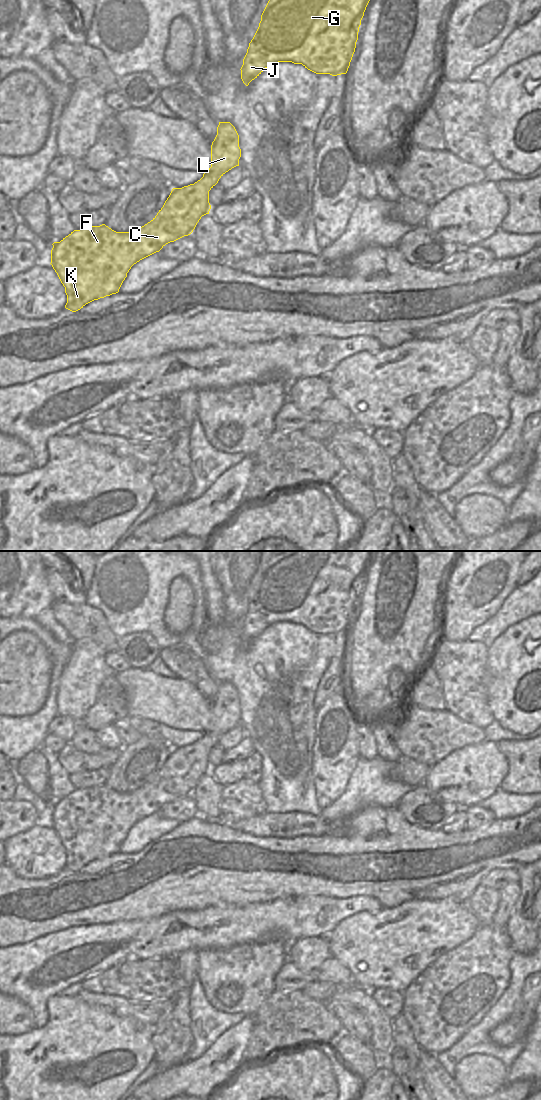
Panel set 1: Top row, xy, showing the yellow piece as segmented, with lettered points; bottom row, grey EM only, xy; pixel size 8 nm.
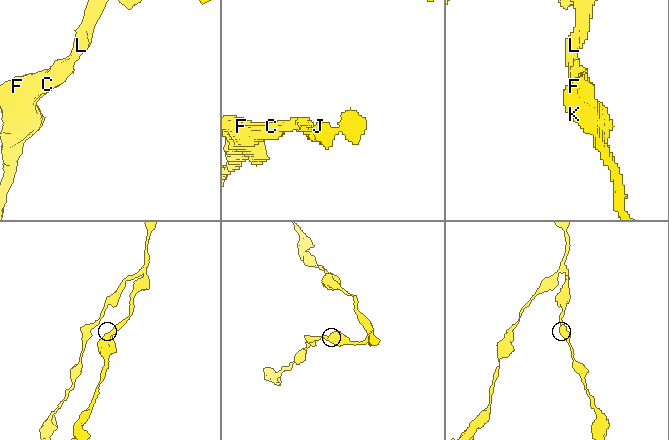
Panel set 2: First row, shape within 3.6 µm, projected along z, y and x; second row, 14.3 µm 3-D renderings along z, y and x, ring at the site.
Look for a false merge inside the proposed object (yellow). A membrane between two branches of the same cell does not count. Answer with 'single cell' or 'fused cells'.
single cell

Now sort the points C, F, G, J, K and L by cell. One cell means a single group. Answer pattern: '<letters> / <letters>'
C F G J K L

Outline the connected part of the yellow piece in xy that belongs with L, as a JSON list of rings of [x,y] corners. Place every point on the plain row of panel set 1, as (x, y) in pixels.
[[[219,682],[217,695],[211,705],[211,727],[203,734],[203,737],[194,744],[182,748],[173,748],[163,767],[150,782],[130,792],[116,792],[105,784],[82,788],[80,790],[74,790],[60,802],[54,802],[52,804],[50,824],[65,847],[65,853],[67,855],[65,868],[76,872],[94,860],[118,853],[123,841],[127,837],[127,833],[134,824],[159,812],[166,804],[190,795],[201,777],[209,774],[211,769],[209,751],[226,732],[239,726],[240,717],[239,695],[235,687],[230,682]]]

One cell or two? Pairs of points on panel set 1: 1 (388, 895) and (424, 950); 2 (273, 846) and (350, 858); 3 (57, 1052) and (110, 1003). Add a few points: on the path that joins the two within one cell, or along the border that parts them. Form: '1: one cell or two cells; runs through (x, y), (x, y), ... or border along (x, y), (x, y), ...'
1: two cells; border along (418, 900), (408, 900), (393, 907), (383, 908)
2: one cell; runs through (292, 849), (331, 854)
3: two cells; border along (82, 999), (120, 1017), (126, 1017)

